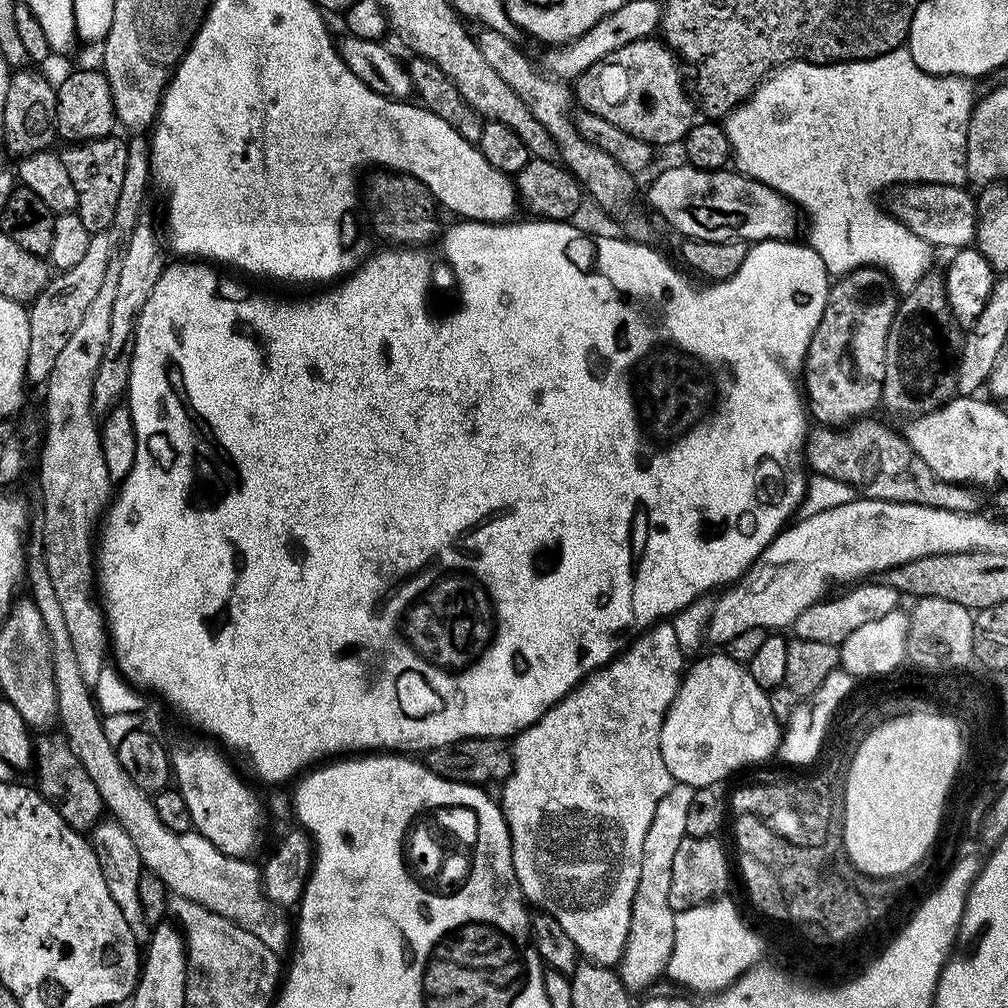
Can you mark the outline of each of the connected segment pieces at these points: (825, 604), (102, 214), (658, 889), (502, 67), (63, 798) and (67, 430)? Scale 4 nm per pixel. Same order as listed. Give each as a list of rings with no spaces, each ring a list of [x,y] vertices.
[[[872,582],[857,583],[855,586],[844,590],[849,590],[849,592],[844,592],[841,596],[834,597],[835,595],[833,595],[831,598],[822,599],[814,606],[802,610],[802,614],[798,614],[798,618],[792,623],[791,627],[795,639],[809,640],[810,642],[830,642],[839,646],[843,640],[850,638],[850,634],[854,634],[854,630],[858,630],[858,626],[866,626],[866,622],[878,622],[878,618],[883,618],[885,614],[897,611],[899,604],[896,603],[902,600],[901,593],[890,587],[886,582],[880,582],[880,584],[868,583]]]
[[[113,134],[110,136],[103,136],[102,138],[98,138],[97,140],[86,140],[83,142],[73,143],[71,146],[65,147],[68,148],[65,152],[62,152],[62,159],[66,166],[66,171],[70,176],[70,181],[74,184],[74,191],[77,195],[77,206],[75,208],[75,212],[78,214],[78,218],[82,218],[82,226],[86,226],[86,230],[90,233],[98,233],[98,232],[108,232],[112,227],[112,219],[114,218],[114,206],[118,202],[118,193],[122,191],[122,178],[126,174],[126,158],[128,157],[128,145],[122,139],[121,141],[118,138],[119,135]]]
[[[673,783],[672,789],[658,802],[646,842],[642,846],[642,874],[632,903],[628,941],[620,956],[618,971],[626,988],[633,993],[648,988],[659,976],[665,975],[674,948],[674,918],[677,912],[670,906],[670,869],[674,854],[686,836],[686,813],[696,789],[689,784]]]
[[[484,28],[481,33],[478,36],[478,43],[482,58],[486,58],[494,74],[498,74],[498,78],[502,78],[502,82],[506,82],[506,86],[510,86],[510,90],[514,90],[514,94],[522,98],[522,102],[526,102],[530,114],[534,114],[534,118],[542,122],[542,126],[554,142],[558,156],[560,152],[559,159],[564,167],[575,174],[591,199],[593,196],[610,215],[620,219],[621,226],[628,231],[625,232],[627,239],[637,242],[647,241],[648,227],[651,226],[653,217],[647,211],[635,212],[630,205],[624,204],[636,192],[637,177],[622,166],[618,166],[618,162],[614,162],[614,158],[610,158],[606,150],[598,150],[598,146],[580,137],[574,119],[573,89],[565,81],[551,74],[545,74],[539,67],[536,69],[528,61],[527,54],[520,52],[519,46],[511,40],[513,38],[511,35],[495,32],[493,28]]]
[[[44,734],[44,736],[35,741],[34,744],[34,773],[36,772],[35,787],[46,802],[50,802],[50,806],[54,806],[54,810],[58,810],[58,814],[66,823],[77,832],[84,834],[96,827],[101,819],[102,813],[105,811],[104,799],[98,794],[98,786],[94,786],[94,782],[90,778],[90,774],[86,774],[86,770],[82,766],[82,762],[74,754],[74,750],[68,744],[63,735],[48,736],[52,734]]]
[[[113,258],[106,266],[102,288],[95,295],[94,302],[90,302],[74,334],[70,334],[65,348],[58,353],[54,370],[50,370],[42,388],[44,445],[40,448],[40,500],[44,509],[40,512],[38,540],[44,546],[46,570],[62,606],[62,619],[70,634],[70,646],[74,646],[78,671],[82,674],[82,682],[89,686],[98,682],[98,674],[102,674],[106,666],[104,655],[110,652],[106,617],[98,599],[94,533],[110,503],[114,483],[107,476],[97,423],[92,422],[92,395],[94,374],[98,374],[102,354],[106,352],[106,338],[110,338],[110,313],[114,306],[114,289],[118,287],[119,265],[119,259]]]

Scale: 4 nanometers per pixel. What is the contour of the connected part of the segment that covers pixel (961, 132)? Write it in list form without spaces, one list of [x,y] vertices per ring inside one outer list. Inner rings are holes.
[[[901,46],[884,55],[878,55],[874,59],[841,61],[838,64],[812,64],[804,61],[785,64],[784,67],[771,73],[767,79],[761,81],[759,87],[753,90],[752,95],[739,104],[735,110],[729,112],[726,117],[728,141],[732,147],[735,167],[749,180],[762,182],[766,187],[780,193],[791,201],[797,209],[802,210],[812,219],[812,240],[810,247],[820,255],[822,262],[827,266],[833,277],[839,278],[856,268],[875,266],[887,272],[889,280],[901,293],[911,290],[912,287],[926,275],[933,271],[932,245],[923,242],[911,242],[909,233],[903,224],[894,222],[893,217],[887,211],[884,212],[876,205],[876,195],[883,188],[891,189],[893,186],[906,184],[959,184],[963,185],[966,180],[964,159],[966,158],[966,146],[968,145],[968,123],[975,108],[976,93],[974,94],[975,81],[971,77],[958,75],[930,75],[922,70],[908,48]]]

